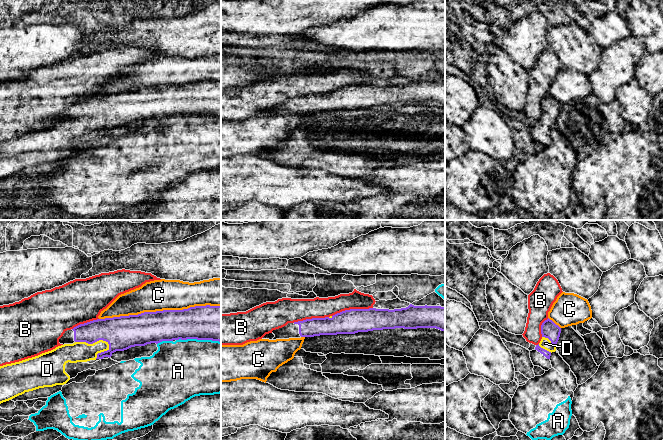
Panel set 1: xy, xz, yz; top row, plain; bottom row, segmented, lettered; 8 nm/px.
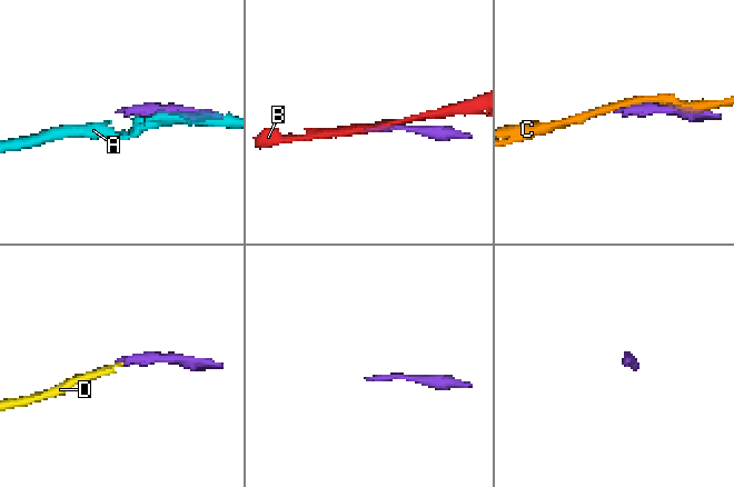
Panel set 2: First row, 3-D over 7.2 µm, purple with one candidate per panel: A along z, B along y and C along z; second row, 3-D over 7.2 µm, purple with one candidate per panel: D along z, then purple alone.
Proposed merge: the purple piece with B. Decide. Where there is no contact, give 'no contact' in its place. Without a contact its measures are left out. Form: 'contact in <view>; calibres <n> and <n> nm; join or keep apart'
contact in xz; calibres 200 and 160 nm; keep apart

